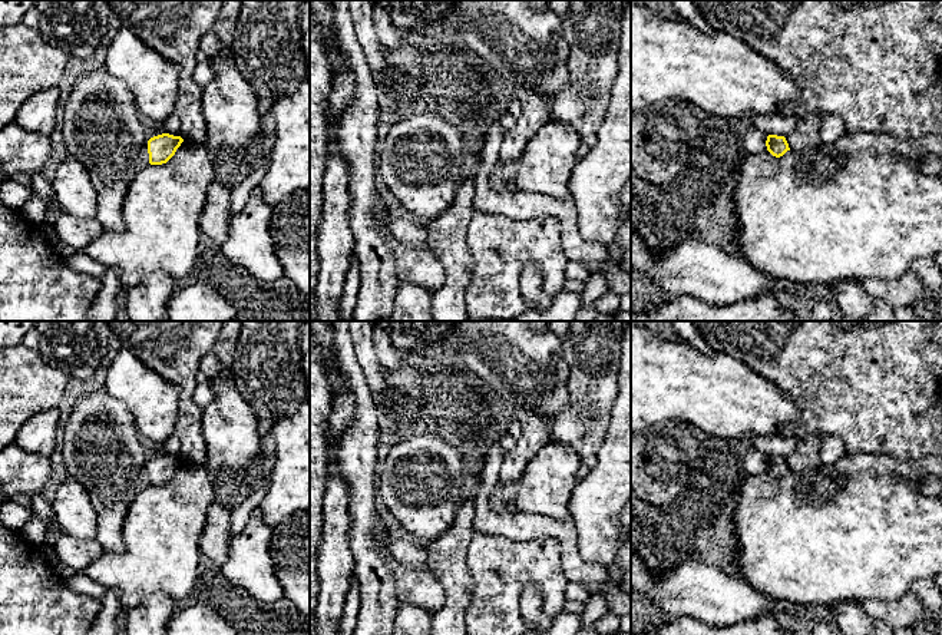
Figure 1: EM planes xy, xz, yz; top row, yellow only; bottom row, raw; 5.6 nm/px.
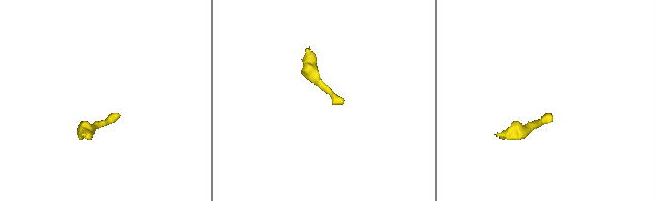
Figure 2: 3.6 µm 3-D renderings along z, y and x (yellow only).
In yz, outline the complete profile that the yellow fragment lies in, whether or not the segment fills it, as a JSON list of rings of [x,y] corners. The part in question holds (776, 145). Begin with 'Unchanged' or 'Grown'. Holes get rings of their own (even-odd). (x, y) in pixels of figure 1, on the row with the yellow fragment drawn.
Unchanged. [[[769,135],[766,140],[767,151],[776,156],[783,156],[787,151],[790,151],[789,143],[784,136]]]

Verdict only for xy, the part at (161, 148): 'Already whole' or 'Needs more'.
Already whole

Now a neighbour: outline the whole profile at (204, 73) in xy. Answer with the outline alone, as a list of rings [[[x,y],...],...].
[[[211,59],[199,60],[194,70],[194,80],[201,86],[206,86],[215,77]]]

